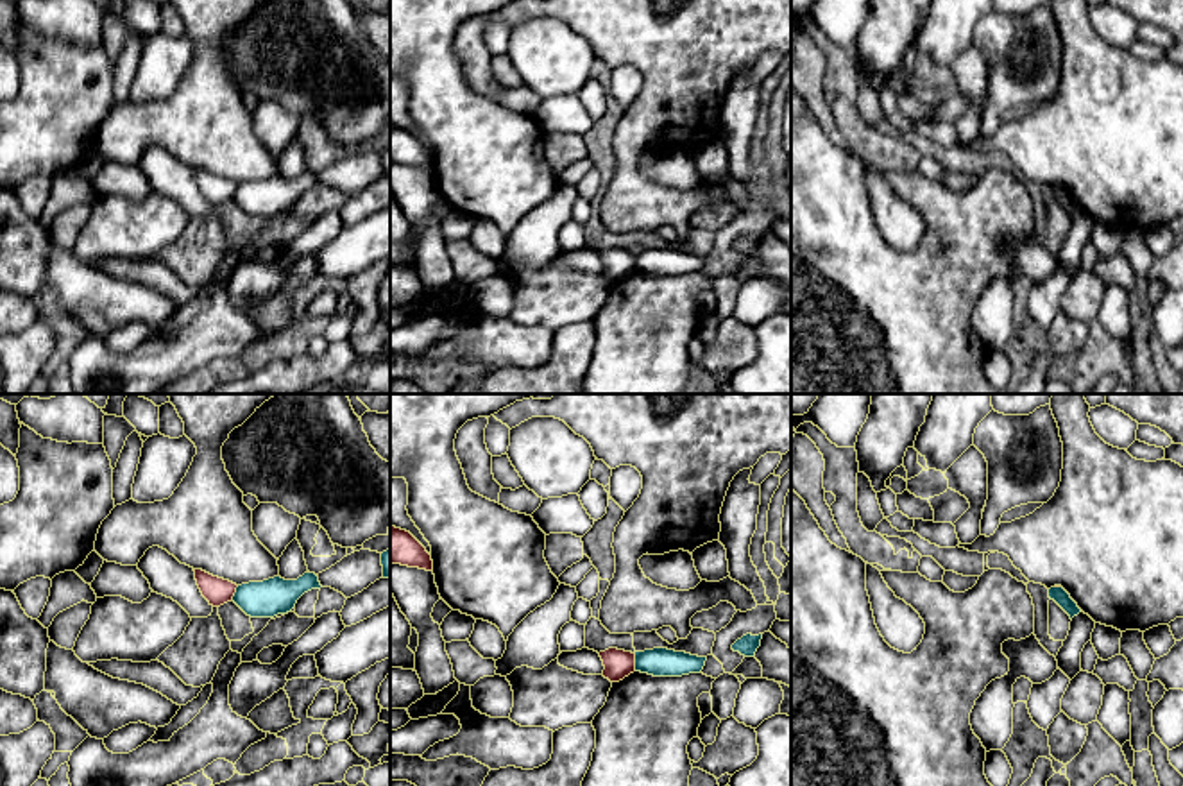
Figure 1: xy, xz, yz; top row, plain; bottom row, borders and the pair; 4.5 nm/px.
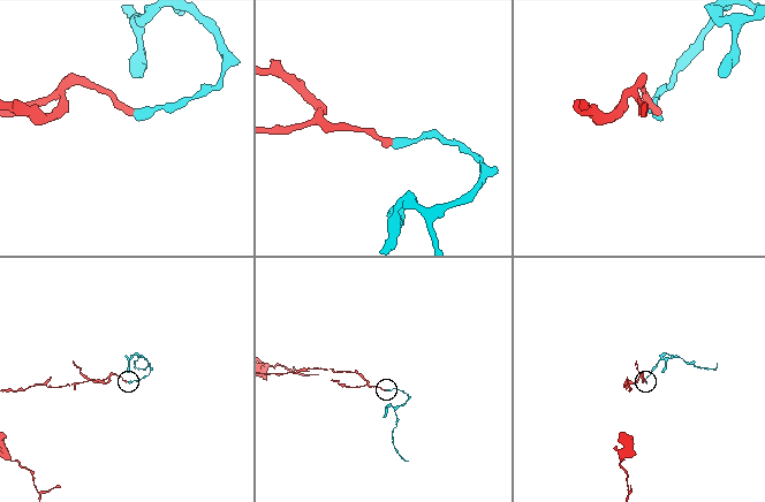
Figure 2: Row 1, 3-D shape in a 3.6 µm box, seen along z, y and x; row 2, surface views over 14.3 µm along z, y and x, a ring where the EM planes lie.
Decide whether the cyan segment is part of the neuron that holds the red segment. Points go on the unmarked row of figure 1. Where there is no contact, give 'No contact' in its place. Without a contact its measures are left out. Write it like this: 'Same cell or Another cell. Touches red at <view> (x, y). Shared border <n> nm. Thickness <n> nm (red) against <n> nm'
Another cell. Touches red at xz (634, 262). Shared border 80 nm. Thickness 130 nm (red) against 130 nm

